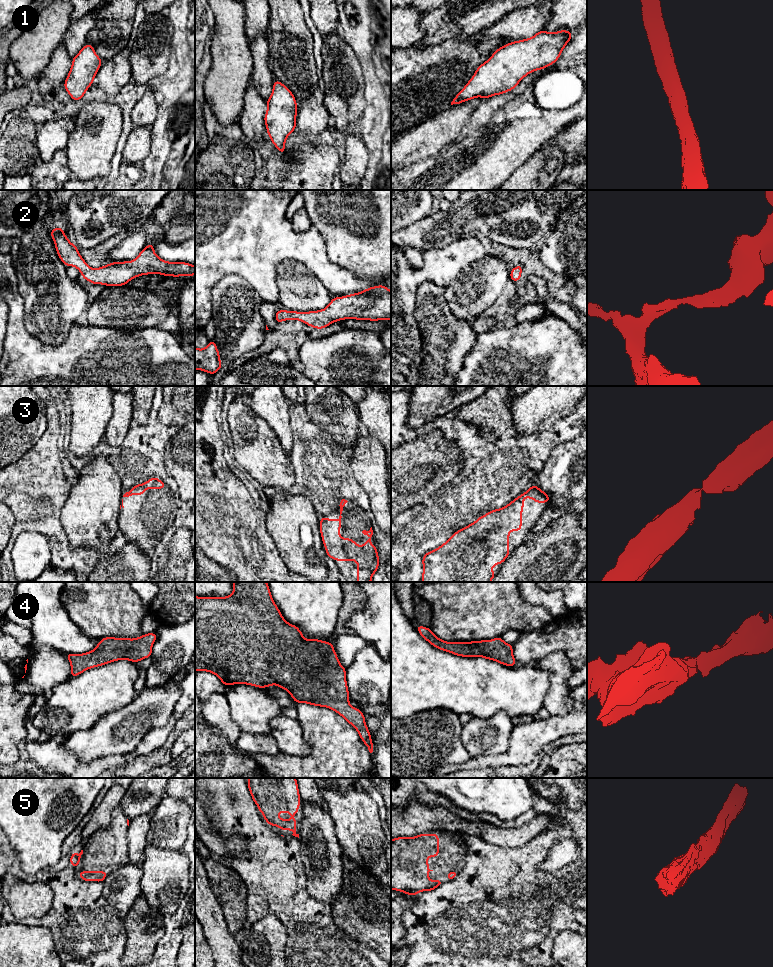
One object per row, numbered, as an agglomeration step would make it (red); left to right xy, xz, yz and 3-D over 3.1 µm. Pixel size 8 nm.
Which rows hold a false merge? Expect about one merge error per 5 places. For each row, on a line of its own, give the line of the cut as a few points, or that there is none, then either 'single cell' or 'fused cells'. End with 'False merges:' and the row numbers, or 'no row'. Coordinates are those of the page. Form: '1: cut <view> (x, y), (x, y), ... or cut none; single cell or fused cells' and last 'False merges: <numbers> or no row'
1: cut none; single cell
2: cut none; single cell
3: cut none; single cell
4: cut none; single cell
5: cut none; single cell
False merges: no row

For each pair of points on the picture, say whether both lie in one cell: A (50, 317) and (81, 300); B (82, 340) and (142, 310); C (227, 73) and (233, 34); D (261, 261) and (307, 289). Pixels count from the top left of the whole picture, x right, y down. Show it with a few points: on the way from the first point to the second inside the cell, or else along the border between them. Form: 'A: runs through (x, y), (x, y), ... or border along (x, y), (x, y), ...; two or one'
A: runs through (58, 309), (67, 300), (73, 300); one
B: border along (88, 323), (94, 326), (130, 330); two
C: runs through (231, 63), (231, 44); one
D: border along (297, 260), (284, 260), (277, 267), (278, 294); two

